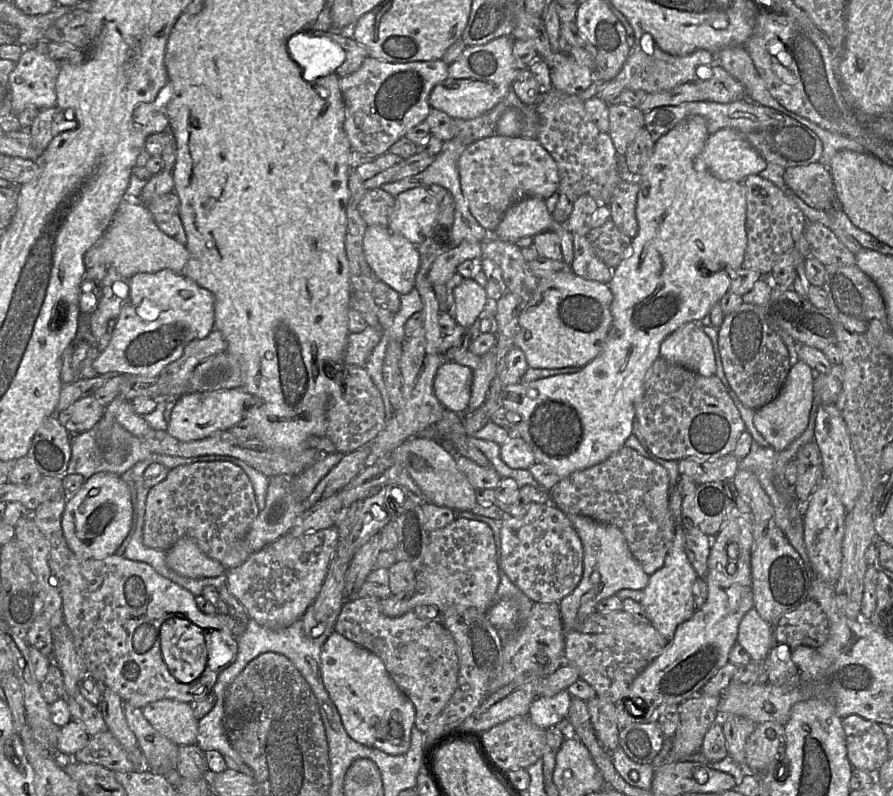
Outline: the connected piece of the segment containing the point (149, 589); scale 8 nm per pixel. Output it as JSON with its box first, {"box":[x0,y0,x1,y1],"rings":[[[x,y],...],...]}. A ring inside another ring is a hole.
{"box":[31,497,236,742],"rings":[[[66,497],[48,500],[32,512],[31,517],[48,542],[48,564],[58,585],[64,621],[73,635],[87,676],[110,688],[121,698],[128,727],[136,736],[137,742],[153,740],[155,736],[166,738],[145,719],[142,708],[162,699],[186,703],[203,699],[212,691],[220,671],[235,659],[236,637],[224,617],[218,613],[208,615],[201,612],[191,592],[163,577],[149,564],[116,554],[104,559],[78,557],[69,548],[62,530],[66,503]]]}

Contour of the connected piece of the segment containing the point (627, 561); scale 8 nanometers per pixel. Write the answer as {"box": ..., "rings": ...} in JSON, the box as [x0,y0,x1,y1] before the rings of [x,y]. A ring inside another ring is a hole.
{"box":[559,514,648,633],"rings":[[[567,514],[583,546],[583,575],[576,588],[559,601],[561,620],[565,633],[577,628],[589,615],[597,611],[597,605],[604,599],[616,594],[621,589],[643,590],[648,582],[648,575],[631,553],[622,531],[613,524],[605,524],[587,516]]]}

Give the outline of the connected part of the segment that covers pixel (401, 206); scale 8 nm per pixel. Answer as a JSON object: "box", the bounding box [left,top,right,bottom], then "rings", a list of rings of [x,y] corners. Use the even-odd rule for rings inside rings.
{"box":[388,187,439,246],"rings":[[[416,187],[395,197],[388,228],[415,246],[420,245],[432,231],[439,205],[428,188]]]}

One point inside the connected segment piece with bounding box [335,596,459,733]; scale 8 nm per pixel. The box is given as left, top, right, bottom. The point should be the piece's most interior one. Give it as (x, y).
(420, 655)

